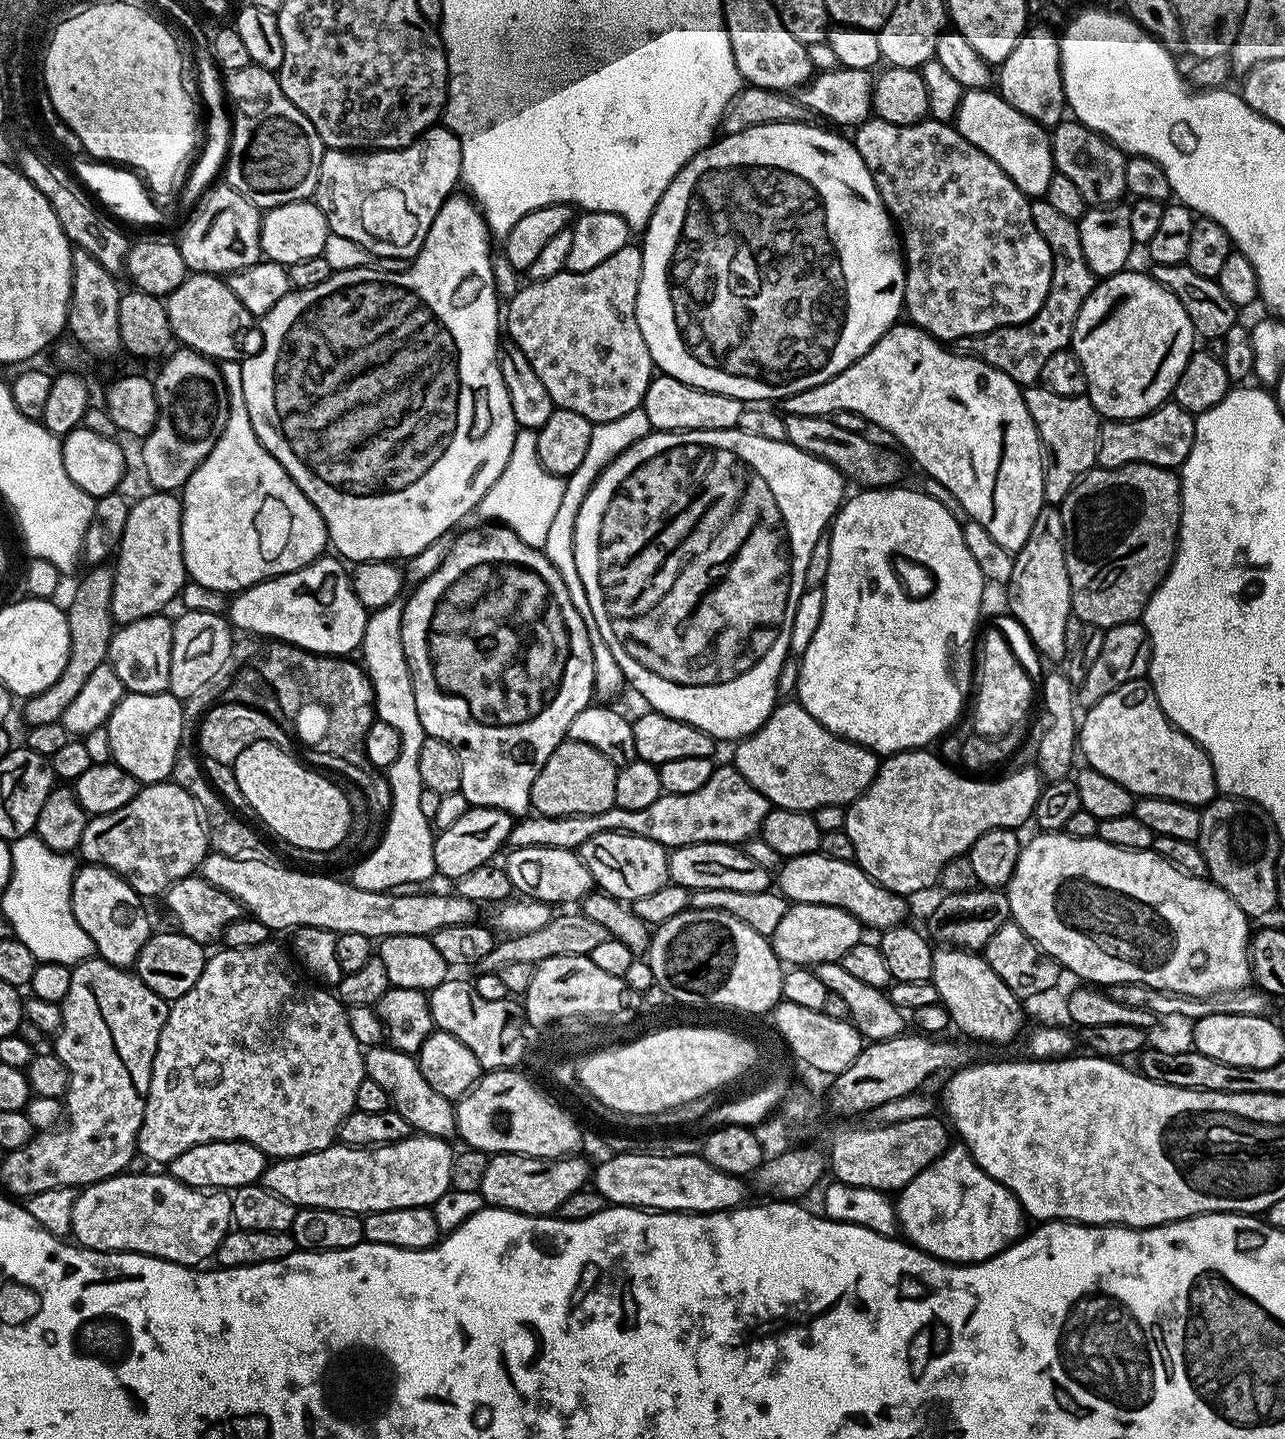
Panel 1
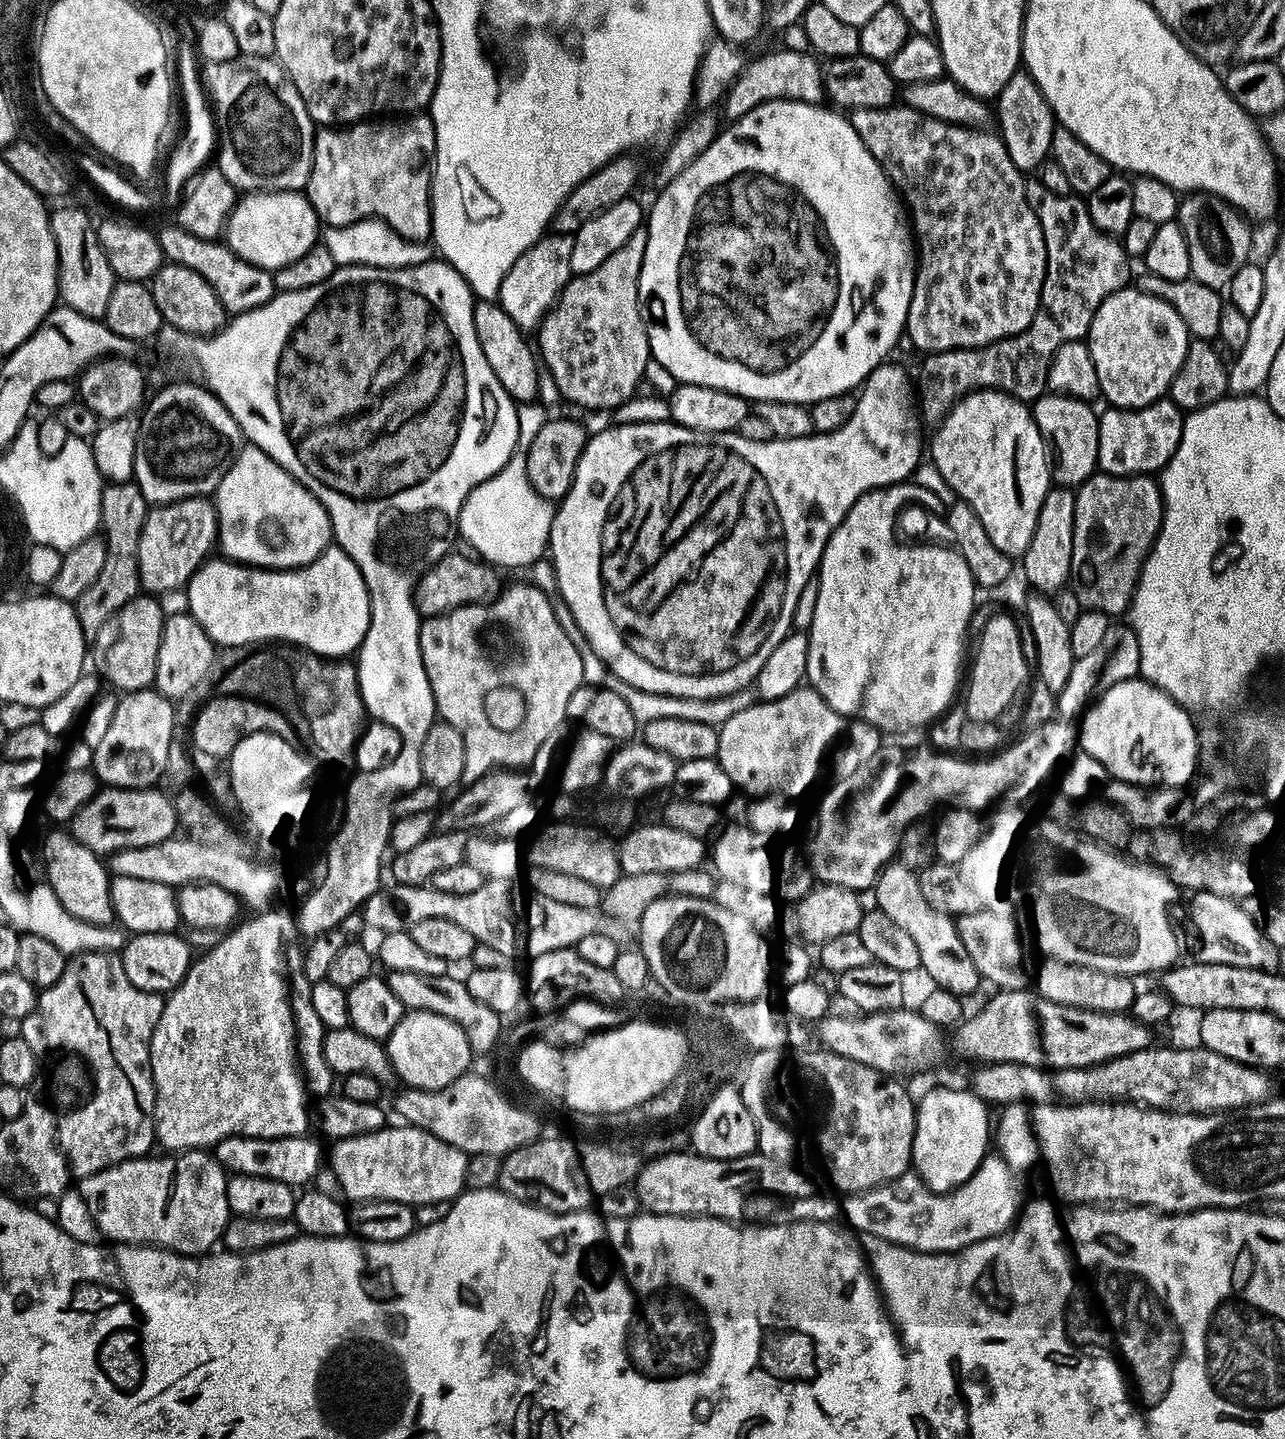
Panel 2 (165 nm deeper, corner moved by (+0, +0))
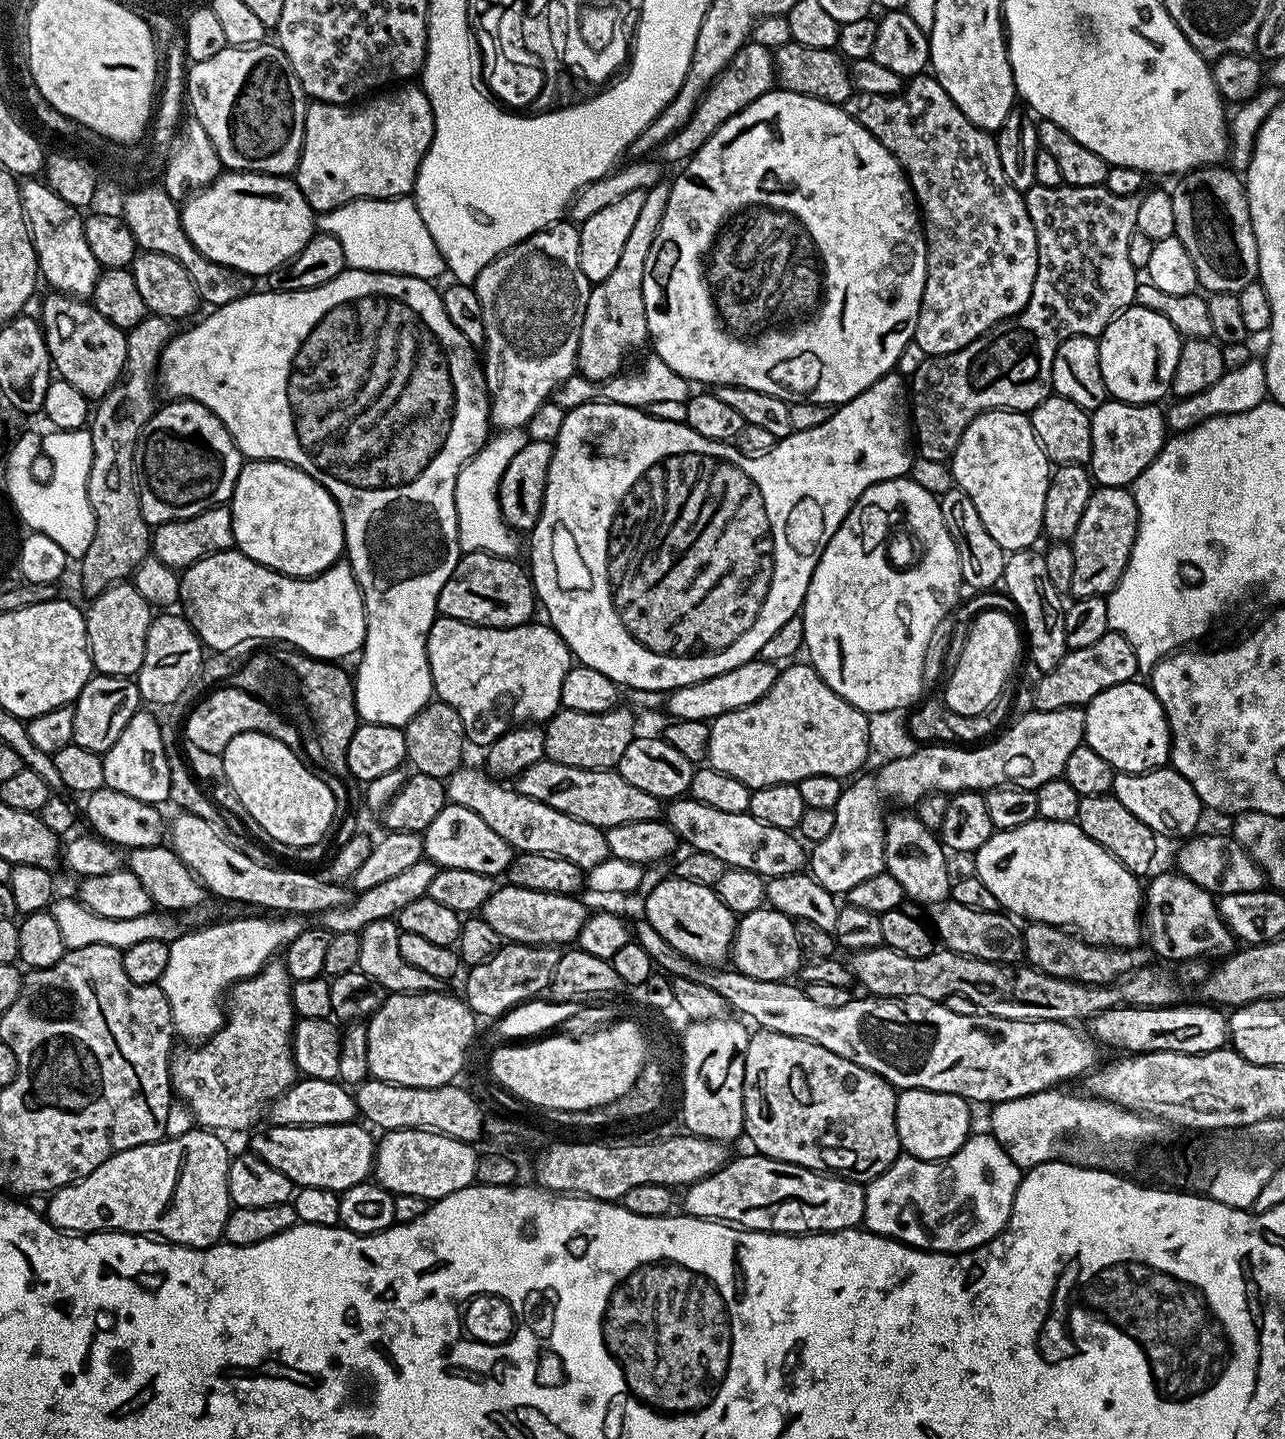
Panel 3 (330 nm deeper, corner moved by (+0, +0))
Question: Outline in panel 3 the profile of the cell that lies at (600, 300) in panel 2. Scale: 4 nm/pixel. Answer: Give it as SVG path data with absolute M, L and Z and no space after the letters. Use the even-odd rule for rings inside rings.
M661 182L644 192L638 222L634 222L634 230L630 230L630 238L626 238L626 246L614 265L610 278L591 285L576 355L579 375L588 380L611 380L624 368L624 359L649 339L646 302L642 298L642 278L646 274L646 258L650 258L650 246L658 234L658 226L662 226L662 214L666 214L666 202L670 198L671 189L671 183Z

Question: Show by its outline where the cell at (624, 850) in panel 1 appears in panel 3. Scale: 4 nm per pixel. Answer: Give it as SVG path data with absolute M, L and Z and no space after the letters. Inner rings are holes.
M462 766L448 777L446 787L449 801L466 806L466 810L474 810L474 814L478 814L478 818L482 818L482 822L486 822L494 834L506 838L506 842L517 853L550 854L566 858L585 870L609 859L605 829L578 822L578 818L570 818L542 802L534 802L534 798L518 794L515 787L503 788L500 785L503 783L497 782L487 771L468 767Z

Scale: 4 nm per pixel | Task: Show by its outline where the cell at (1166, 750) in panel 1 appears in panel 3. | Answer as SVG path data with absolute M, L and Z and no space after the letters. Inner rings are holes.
M1140 683L1110 686L1110 690L1102 690L1098 698L1086 705L1085 741L1117 772L1149 772L1163 768L1172 754L1172 735L1166 714L1151 687Z

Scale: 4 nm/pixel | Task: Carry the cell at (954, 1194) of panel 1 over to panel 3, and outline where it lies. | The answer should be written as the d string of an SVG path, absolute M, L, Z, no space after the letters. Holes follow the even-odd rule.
M906 1088L896 1098L896 1125L900 1147L907 1155L919 1160L945 1160L967 1142L972 1124L969 1101L945 1092L927 1092Z

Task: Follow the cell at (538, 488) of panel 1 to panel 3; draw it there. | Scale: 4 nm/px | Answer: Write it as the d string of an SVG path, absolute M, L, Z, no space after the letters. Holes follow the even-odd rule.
M504 430L496 435L466 461L456 479L456 517L460 531L460 551L488 552L492 556L512 558L517 555L520 544L516 541L517 533L509 528L500 513L500 479L506 466L510 466L510 458L514 458L514 454L522 450L526 440L525 437L520 437L521 433L516 430Z

